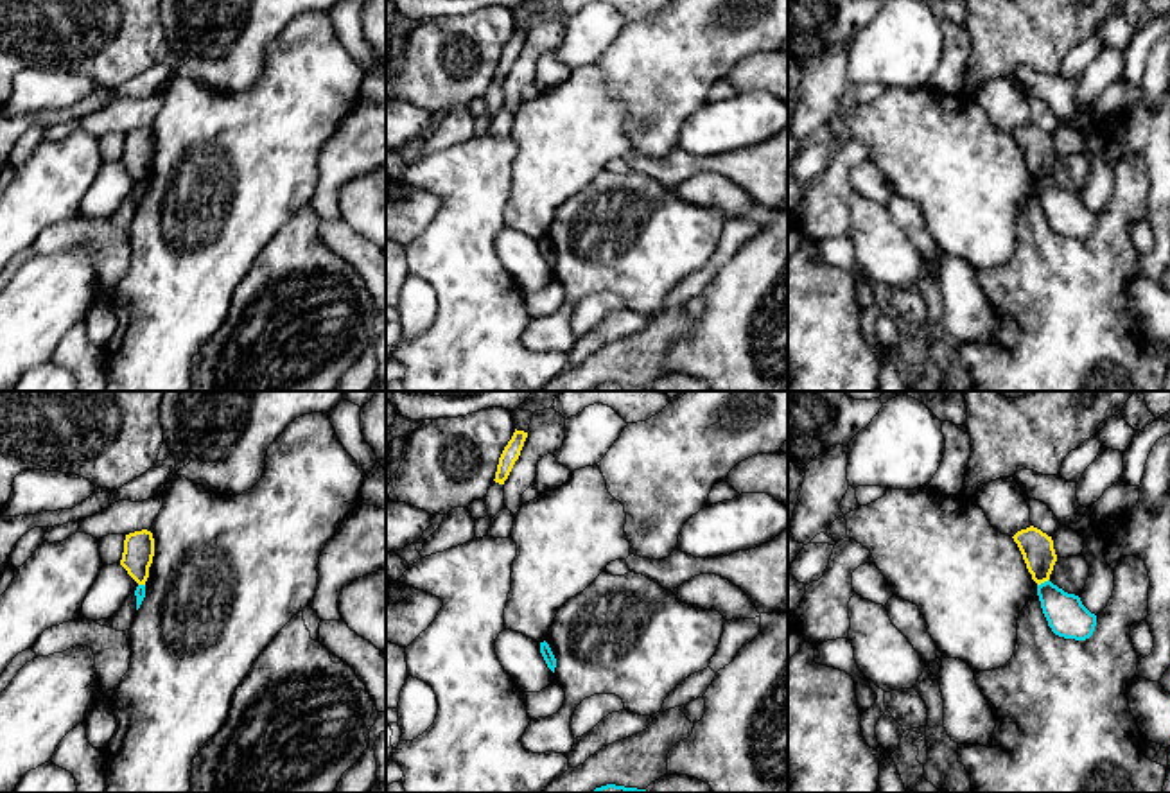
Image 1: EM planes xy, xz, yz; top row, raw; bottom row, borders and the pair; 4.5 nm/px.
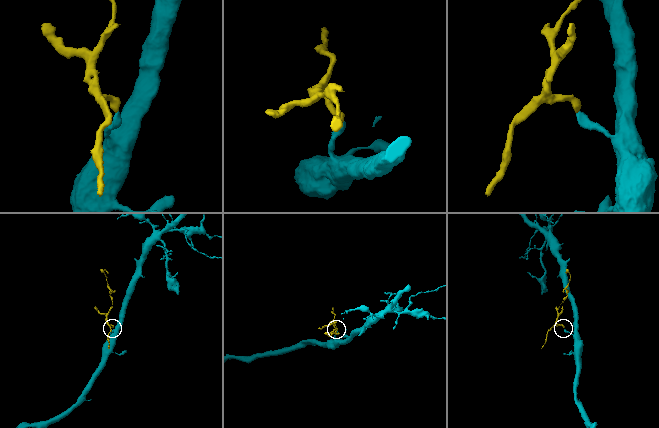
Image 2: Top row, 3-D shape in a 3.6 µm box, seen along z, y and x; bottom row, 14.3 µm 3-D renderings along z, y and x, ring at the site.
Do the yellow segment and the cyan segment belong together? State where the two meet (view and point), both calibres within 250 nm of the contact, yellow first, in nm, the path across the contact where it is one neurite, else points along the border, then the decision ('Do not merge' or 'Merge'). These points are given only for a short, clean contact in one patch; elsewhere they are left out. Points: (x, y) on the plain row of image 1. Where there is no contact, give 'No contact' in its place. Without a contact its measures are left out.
Touches yellow at yz (1043, 180). Thickness 150 nm (yellow) against 180 nm. Boundary: yz (1048, 176), (1038, 183). Do not merge

